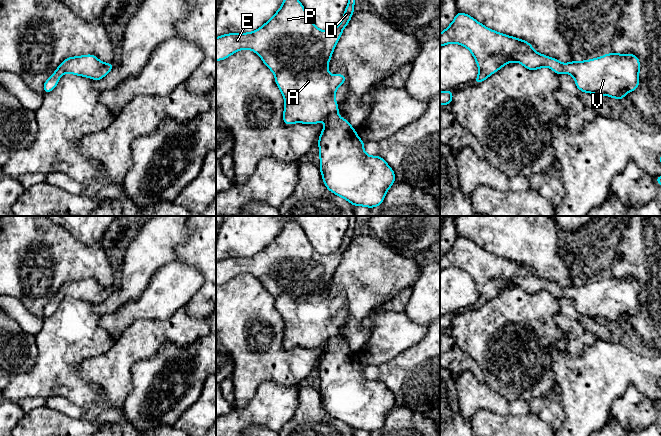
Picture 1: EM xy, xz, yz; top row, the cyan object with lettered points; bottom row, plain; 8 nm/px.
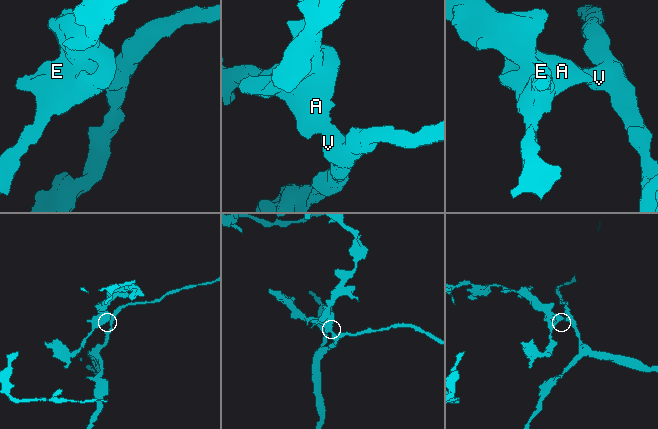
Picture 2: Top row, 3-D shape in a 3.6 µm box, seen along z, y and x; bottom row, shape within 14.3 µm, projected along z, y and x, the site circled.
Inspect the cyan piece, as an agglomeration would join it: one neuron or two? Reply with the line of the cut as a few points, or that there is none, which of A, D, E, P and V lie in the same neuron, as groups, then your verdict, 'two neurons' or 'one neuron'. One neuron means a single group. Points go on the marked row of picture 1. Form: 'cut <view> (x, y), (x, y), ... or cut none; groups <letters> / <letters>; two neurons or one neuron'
cut none; groups A D E P V; one neuron

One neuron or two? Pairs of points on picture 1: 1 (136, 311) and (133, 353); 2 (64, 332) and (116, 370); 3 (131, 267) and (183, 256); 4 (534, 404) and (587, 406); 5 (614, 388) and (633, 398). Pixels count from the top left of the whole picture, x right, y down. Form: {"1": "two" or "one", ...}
{"1": "two", "2": "two", "3": "two", "4": "two", "5": "two"}

